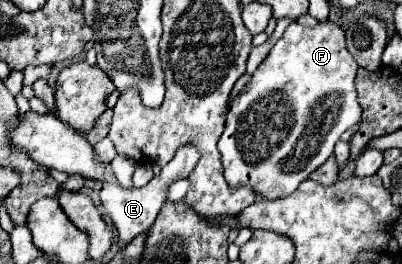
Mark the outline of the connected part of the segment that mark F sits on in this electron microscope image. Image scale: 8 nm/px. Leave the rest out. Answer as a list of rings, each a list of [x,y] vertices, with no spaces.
[[[291,23],[285,35],[273,45],[269,57],[253,73],[251,81],[231,101],[227,111],[225,131],[219,139],[219,151],[223,155],[225,179],[229,185],[247,183],[257,195],[265,199],[279,199],[293,193],[311,171],[323,165],[333,153],[339,137],[359,123],[361,107],[355,93],[355,73],[359,65],[345,47],[345,31],[333,23],[319,23],[315,27],[303,27]]]

